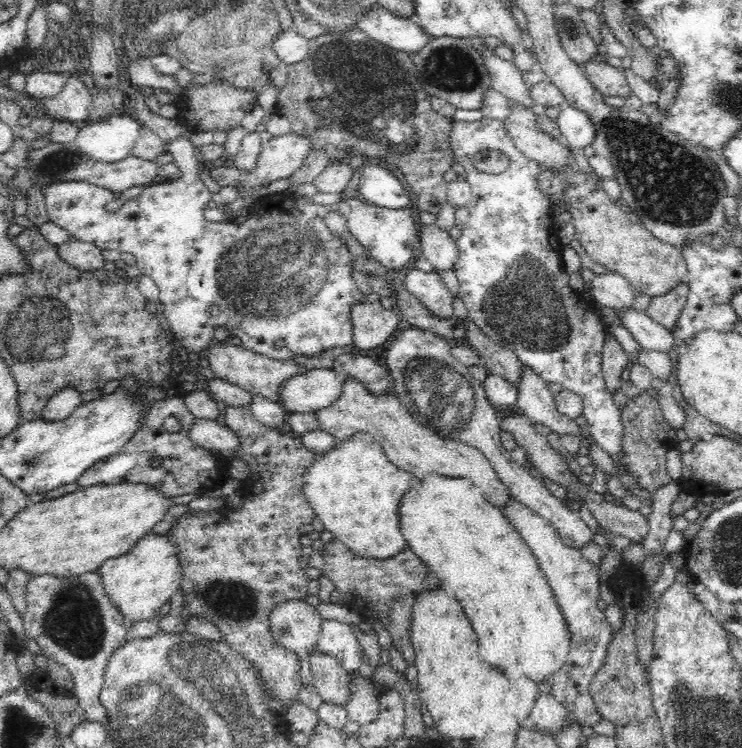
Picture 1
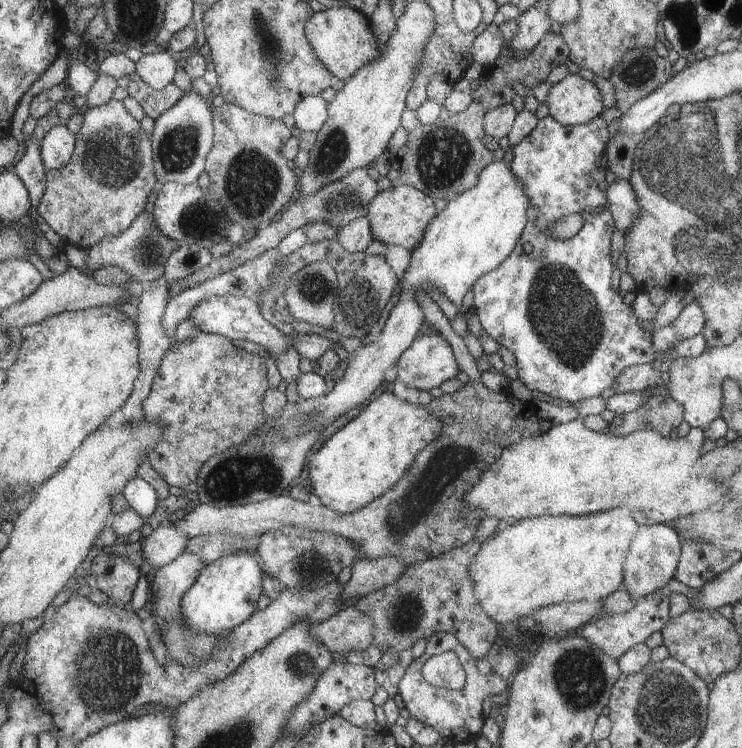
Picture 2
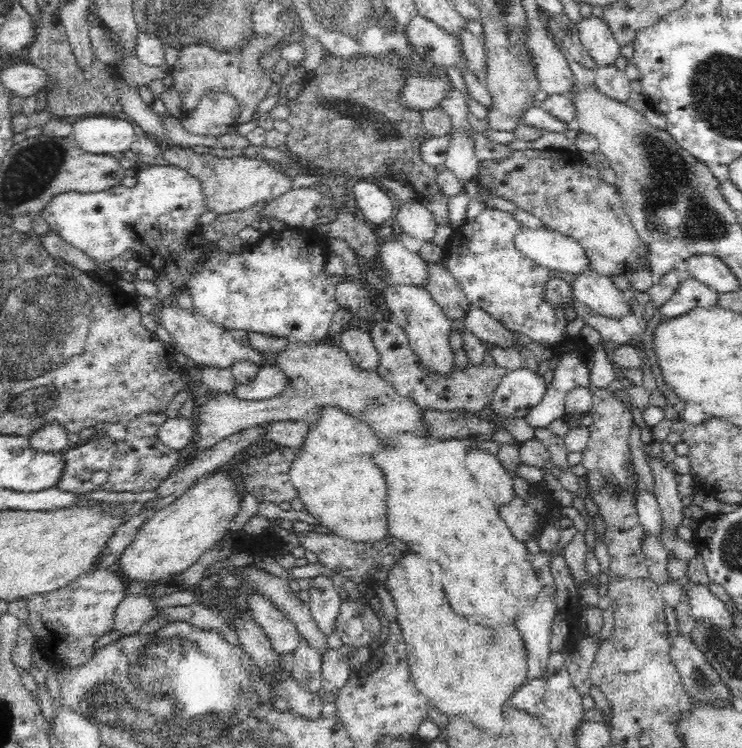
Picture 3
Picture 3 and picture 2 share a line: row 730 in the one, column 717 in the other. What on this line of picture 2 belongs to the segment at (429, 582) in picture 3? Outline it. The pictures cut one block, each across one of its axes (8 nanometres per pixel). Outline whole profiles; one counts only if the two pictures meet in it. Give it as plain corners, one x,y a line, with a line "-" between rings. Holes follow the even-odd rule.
578,417
561,425
552,425
548,431
522,439
502,450
497,460
489,464
489,467
477,477
477,483
473,488
465,492
458,508
482,511
486,517
494,516
499,520
520,520
548,515
577,517
618,507
628,507
631,511
634,508
642,508
642,512
652,514
652,518
656,518
656,524
664,524
678,519
678,516
710,508
726,492
712,480
692,480
694,462
708,448
703,429
698,427
691,428
685,438
676,440
644,429
619,437
590,430
586,428
583,418

